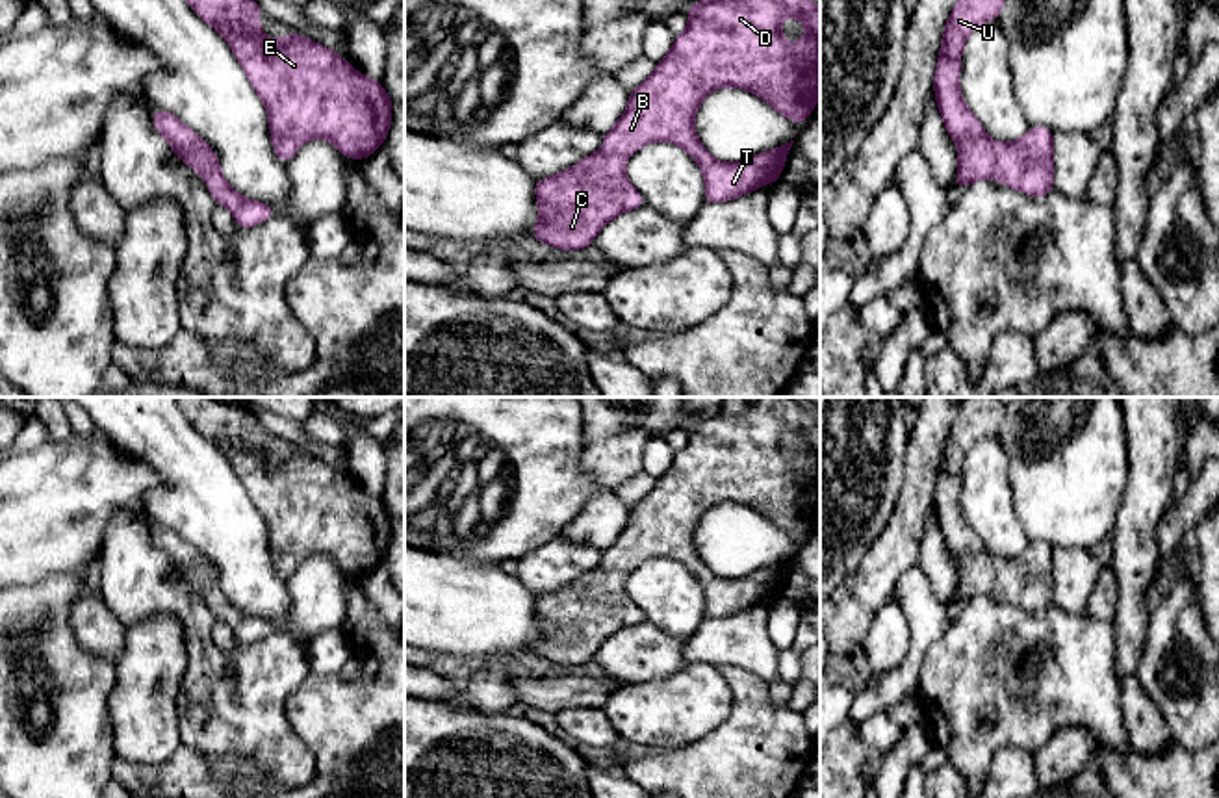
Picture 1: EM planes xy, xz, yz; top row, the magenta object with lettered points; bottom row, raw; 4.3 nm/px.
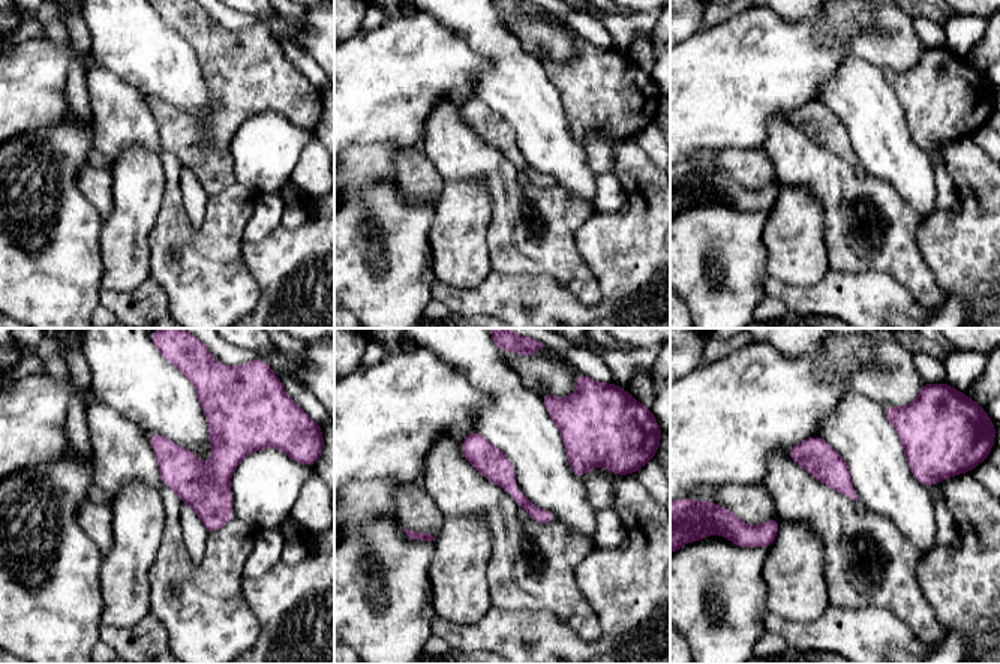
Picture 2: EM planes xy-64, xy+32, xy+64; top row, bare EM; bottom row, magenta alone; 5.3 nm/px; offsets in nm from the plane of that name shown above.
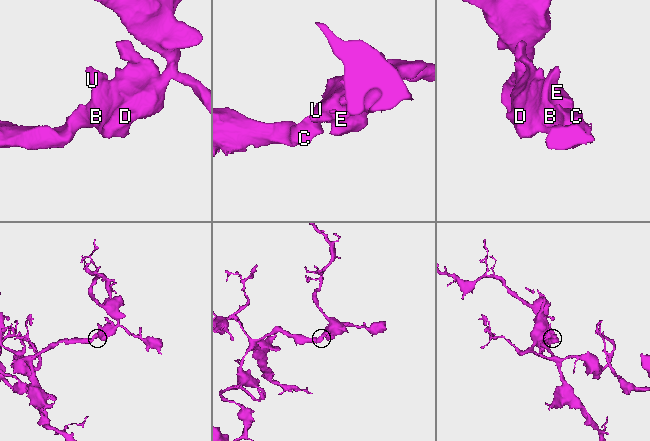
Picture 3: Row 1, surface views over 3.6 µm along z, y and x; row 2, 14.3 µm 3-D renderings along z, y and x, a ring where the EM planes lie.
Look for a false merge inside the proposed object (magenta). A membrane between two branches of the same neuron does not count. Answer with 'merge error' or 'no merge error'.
no merge error

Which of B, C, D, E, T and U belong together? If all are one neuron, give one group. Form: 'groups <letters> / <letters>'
groups B C D E T U

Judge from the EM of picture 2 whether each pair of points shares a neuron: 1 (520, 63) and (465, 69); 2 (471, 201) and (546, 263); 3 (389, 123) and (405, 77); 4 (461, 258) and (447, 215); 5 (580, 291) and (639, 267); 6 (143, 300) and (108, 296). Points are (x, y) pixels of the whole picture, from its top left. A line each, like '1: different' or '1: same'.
1: different
2: different
3: same
4: same
5: different
6: same

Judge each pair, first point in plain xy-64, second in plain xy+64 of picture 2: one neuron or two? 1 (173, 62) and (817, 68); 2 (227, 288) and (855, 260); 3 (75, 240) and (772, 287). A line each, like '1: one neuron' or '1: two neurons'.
1: two neurons
2: one neuron
3: two neurons

